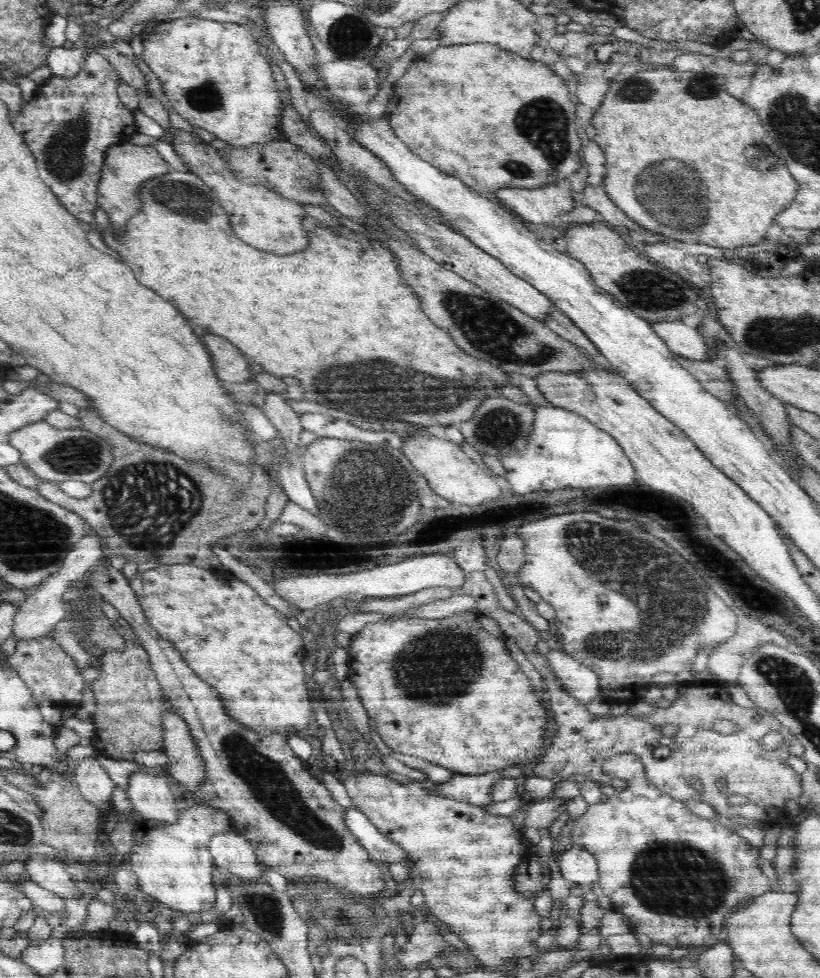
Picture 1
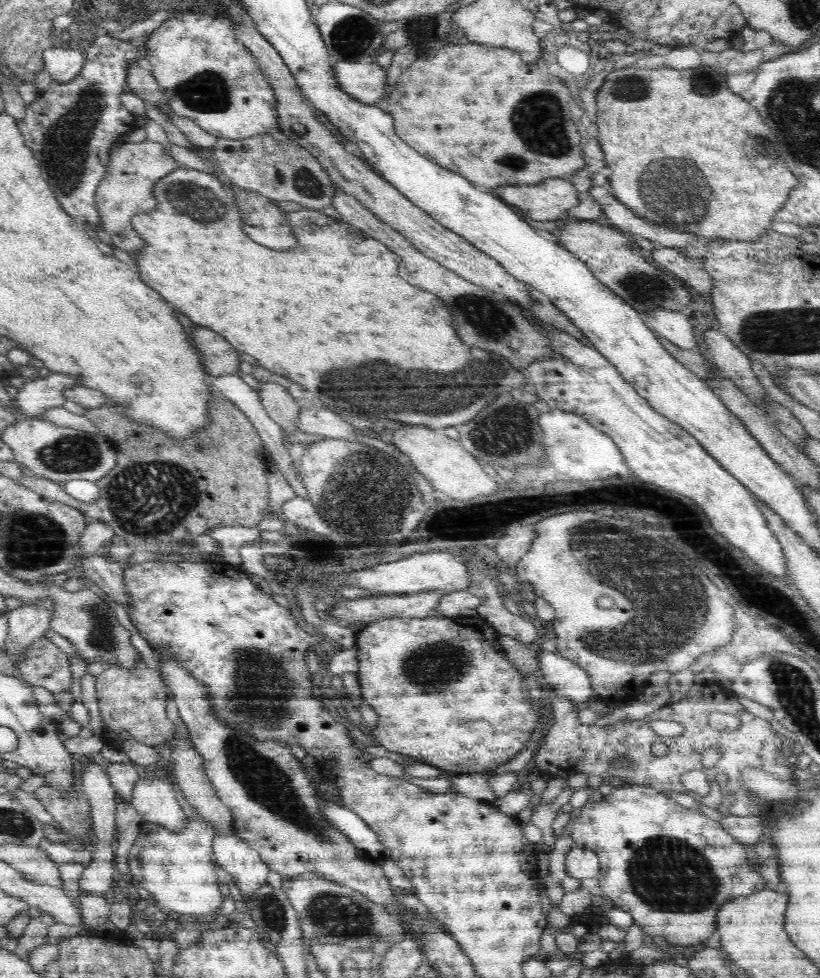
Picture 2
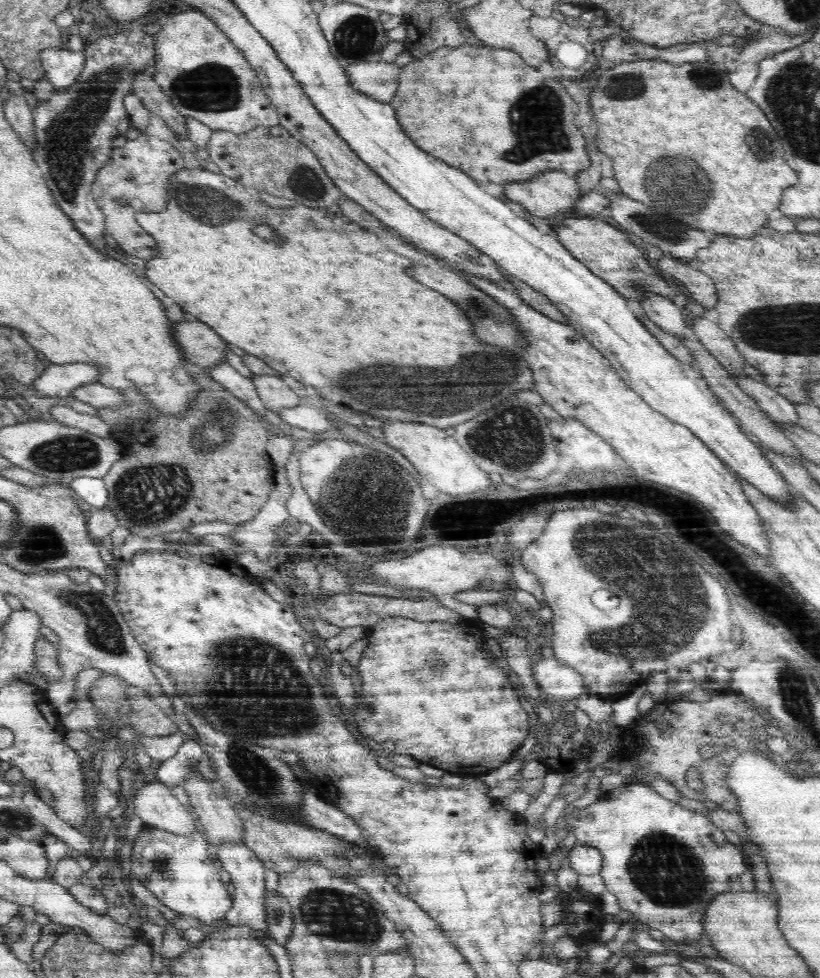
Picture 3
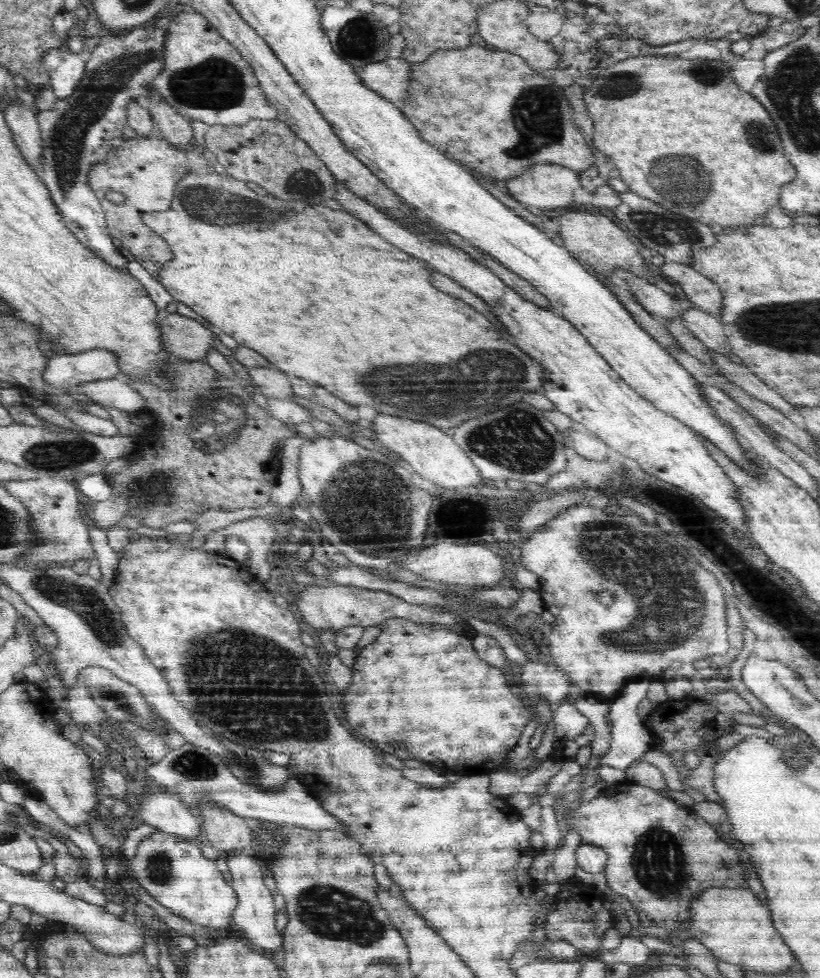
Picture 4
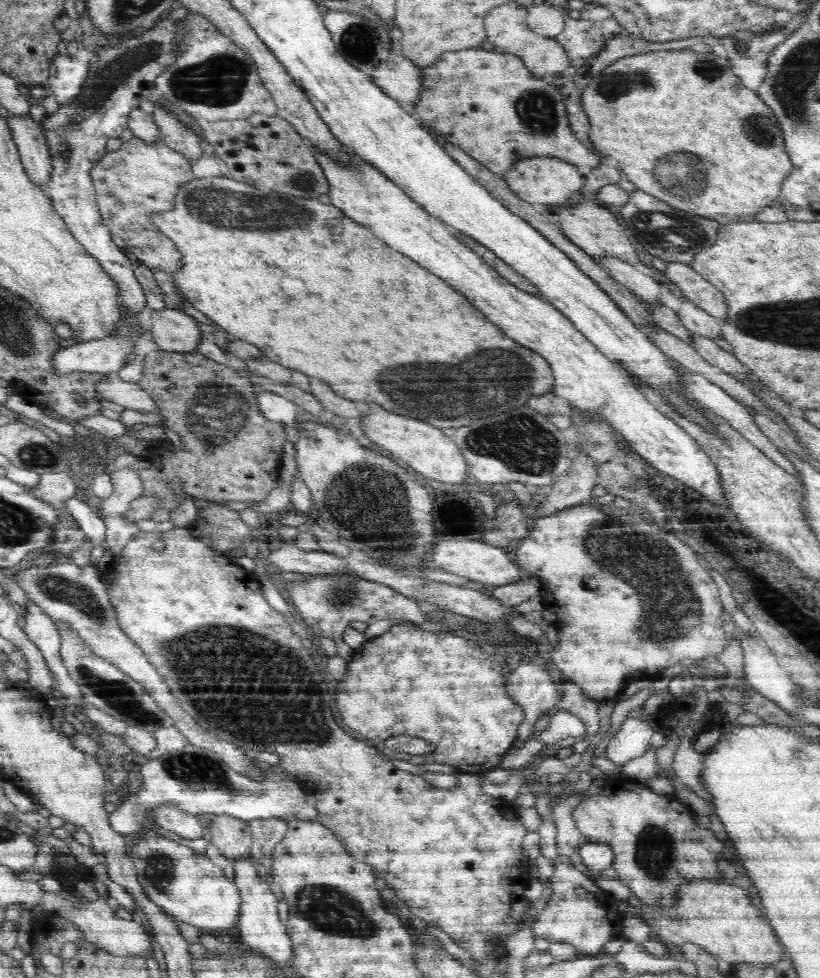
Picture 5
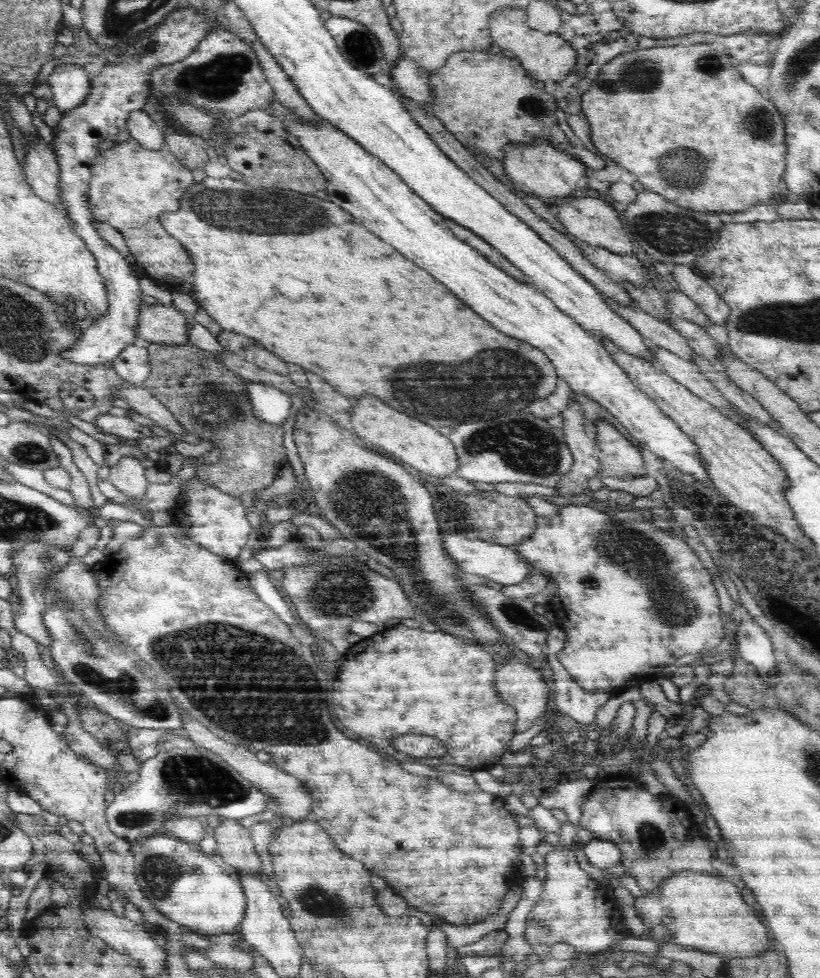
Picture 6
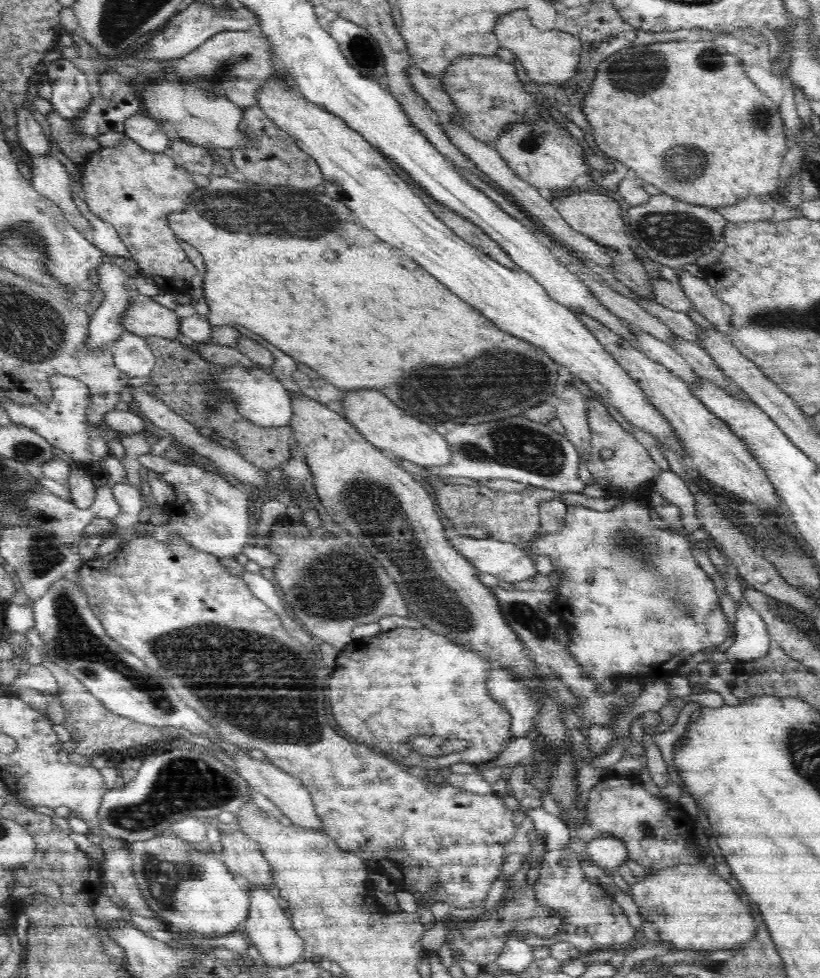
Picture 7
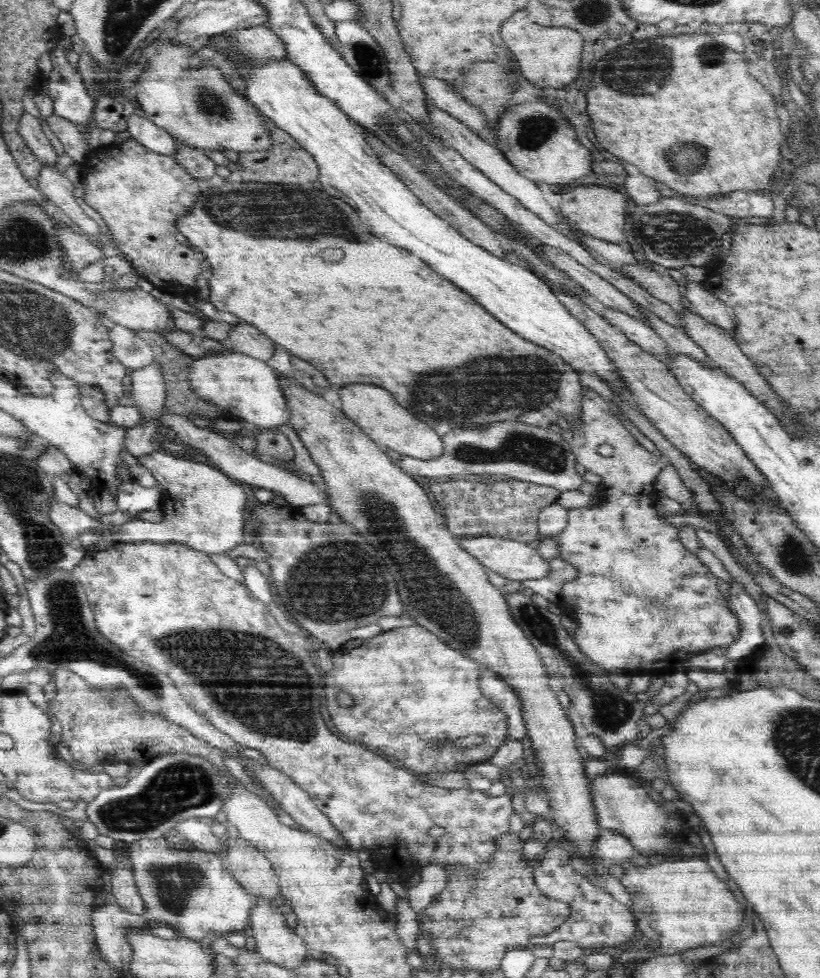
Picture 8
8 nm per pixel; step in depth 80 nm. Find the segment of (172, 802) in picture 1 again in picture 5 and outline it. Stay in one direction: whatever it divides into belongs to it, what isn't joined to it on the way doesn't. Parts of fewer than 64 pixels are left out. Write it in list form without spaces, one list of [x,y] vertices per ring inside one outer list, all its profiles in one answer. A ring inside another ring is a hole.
[[[173,806],[158,808],[156,824],[159,828],[170,830],[170,832],[175,832],[190,840],[202,836],[202,824],[198,820],[198,815],[189,815],[181,812],[178,808],[173,808]]]

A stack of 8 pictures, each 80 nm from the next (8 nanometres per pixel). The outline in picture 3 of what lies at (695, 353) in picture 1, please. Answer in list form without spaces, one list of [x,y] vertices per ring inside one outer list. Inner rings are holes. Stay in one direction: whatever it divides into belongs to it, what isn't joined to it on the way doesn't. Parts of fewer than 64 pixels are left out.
[[[648,294],[648,298],[641,303],[646,319],[658,325],[664,332],[674,337],[691,336],[686,320],[684,320],[683,310],[674,305],[672,300],[659,294]]]

